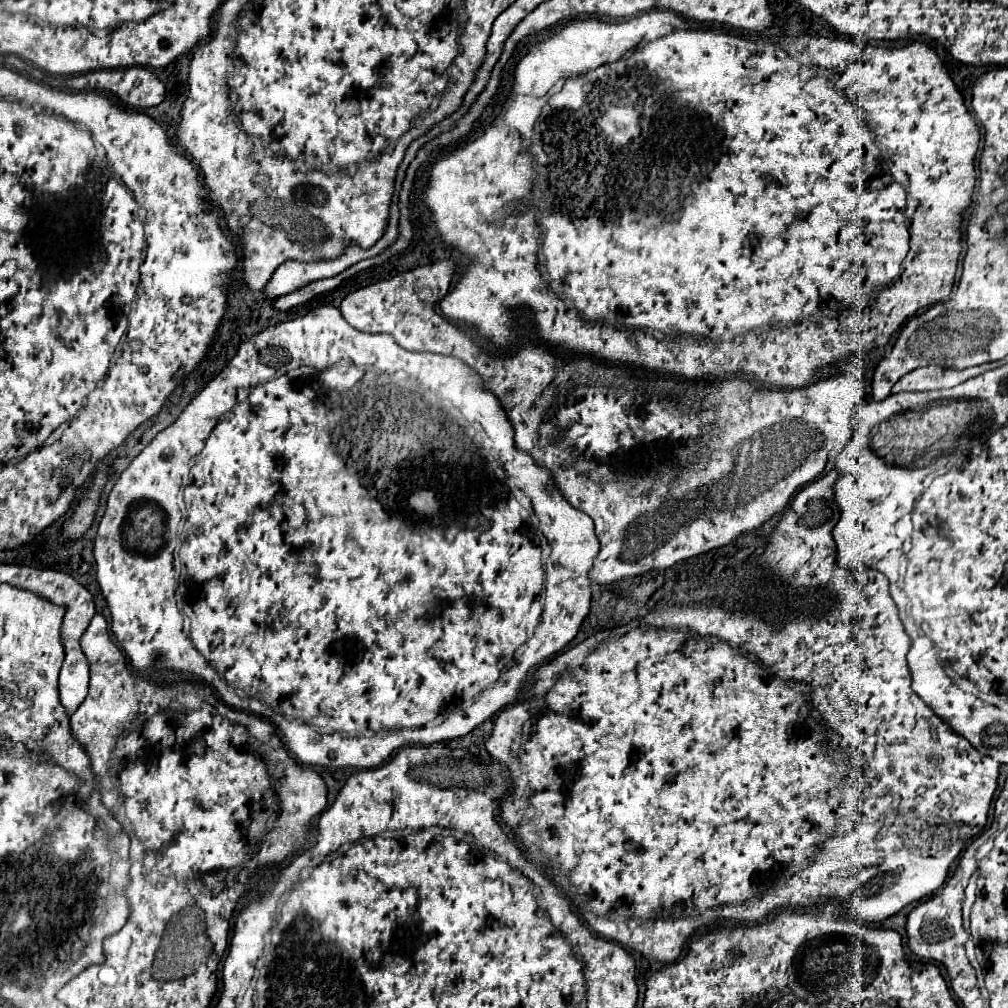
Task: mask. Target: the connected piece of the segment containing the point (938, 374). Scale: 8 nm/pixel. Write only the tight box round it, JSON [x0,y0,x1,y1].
[893,362,997,394]

